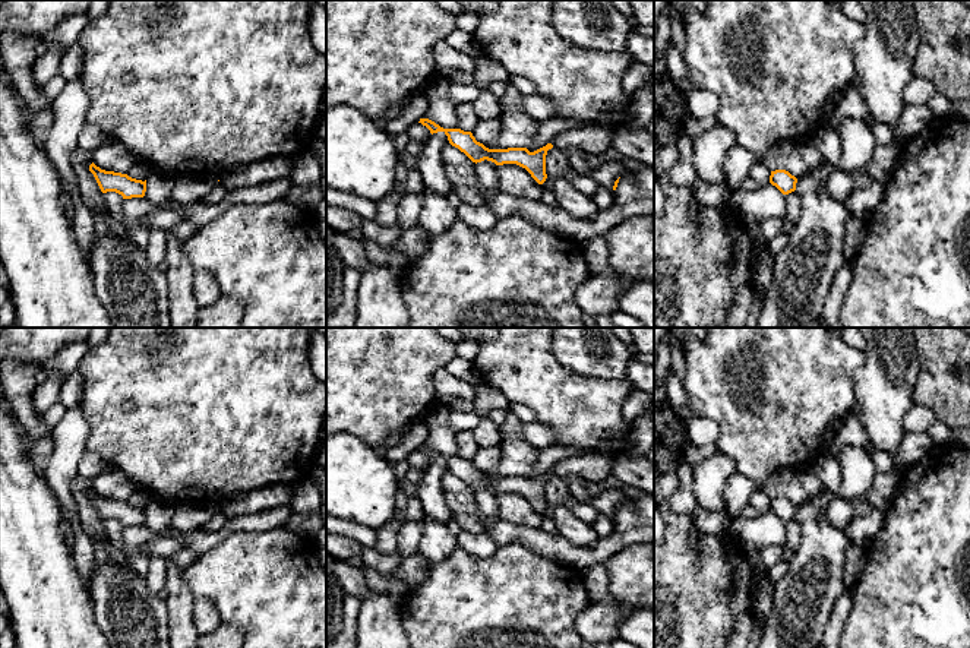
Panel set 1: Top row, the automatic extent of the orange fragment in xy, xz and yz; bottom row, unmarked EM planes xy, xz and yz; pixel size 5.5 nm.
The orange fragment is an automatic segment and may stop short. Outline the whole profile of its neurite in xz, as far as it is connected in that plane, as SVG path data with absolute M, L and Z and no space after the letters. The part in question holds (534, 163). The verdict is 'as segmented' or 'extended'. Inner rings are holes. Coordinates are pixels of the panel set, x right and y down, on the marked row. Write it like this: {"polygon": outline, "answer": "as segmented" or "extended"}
{"polygon": "M420 118L430 133L443 132L452 146L464 152L473 162L481 162L484 159L495 162L496 165L516 164L525 168L531 177L543 184L547 178L546 174L546 155L553 148L552 143L530 152L527 148L508 148L508 149L489 149L483 143L477 142L471 132L461 129L443 129L429 118Z", "answer": "as segmented"}

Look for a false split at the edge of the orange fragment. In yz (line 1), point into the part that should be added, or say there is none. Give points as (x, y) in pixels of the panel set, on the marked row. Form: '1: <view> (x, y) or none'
1: none

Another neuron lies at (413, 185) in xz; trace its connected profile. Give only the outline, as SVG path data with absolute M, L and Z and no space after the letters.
M408 170L408 176L404 183L404 190L408 195L418 195L424 189L424 183L418 170Z

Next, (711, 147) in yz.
M717 124L696 136L692 142L696 177L708 183L726 186L724 161L727 152L737 145L734 136Z

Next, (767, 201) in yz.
M771 183L756 190L736 190L729 206L746 224L761 222L765 218L786 219L787 206L784 195Z

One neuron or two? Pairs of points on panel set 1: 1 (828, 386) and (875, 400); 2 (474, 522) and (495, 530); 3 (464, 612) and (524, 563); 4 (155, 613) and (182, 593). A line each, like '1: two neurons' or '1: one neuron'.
1: two neurons
2: two neurons
3: one neuron
4: two neurons

